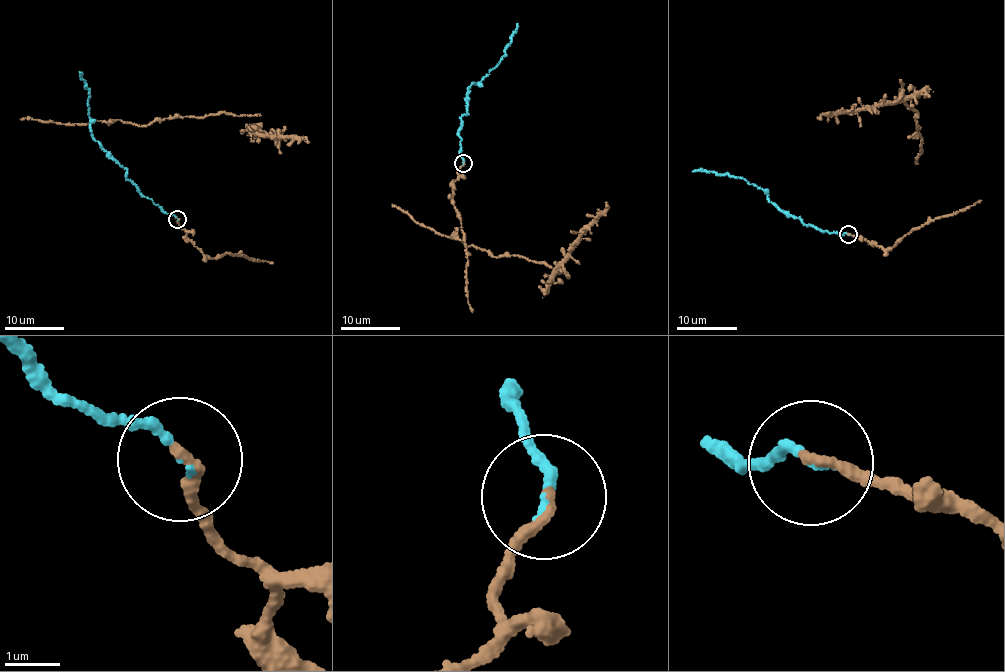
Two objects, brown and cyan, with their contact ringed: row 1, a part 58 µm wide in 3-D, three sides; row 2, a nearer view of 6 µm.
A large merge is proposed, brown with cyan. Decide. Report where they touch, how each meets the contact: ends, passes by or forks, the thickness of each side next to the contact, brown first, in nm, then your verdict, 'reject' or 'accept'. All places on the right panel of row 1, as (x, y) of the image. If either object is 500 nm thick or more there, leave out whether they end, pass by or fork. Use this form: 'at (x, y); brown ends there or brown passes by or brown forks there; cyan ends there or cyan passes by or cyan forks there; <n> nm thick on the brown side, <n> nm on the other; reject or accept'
at (848, 234); brown ends there; cyan ends there; 220 nm thick on the brown side, 140 nm on the other; accept

